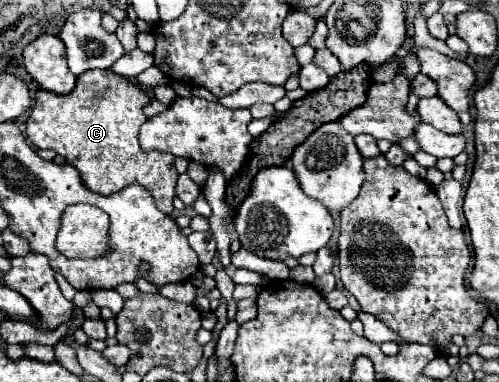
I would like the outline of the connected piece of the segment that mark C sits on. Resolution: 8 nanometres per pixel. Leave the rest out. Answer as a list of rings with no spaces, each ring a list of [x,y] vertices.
[[[88,70],[78,78],[76,88],[70,94],[54,94],[42,88],[36,90],[34,106],[26,120],[26,136],[36,148],[54,150],[56,154],[64,156],[70,166],[76,166],[84,186],[88,186],[92,192],[108,196],[136,182],[152,194],[156,208],[160,208],[164,214],[172,214],[174,210],[172,198],[176,196],[174,188],[178,180],[174,158],[164,152],[144,152],[140,150],[140,144],[138,144],[140,126],[146,122],[142,108],[148,102],[150,102],[150,96],[140,84],[132,84],[132,80],[122,78],[112,70]]]

